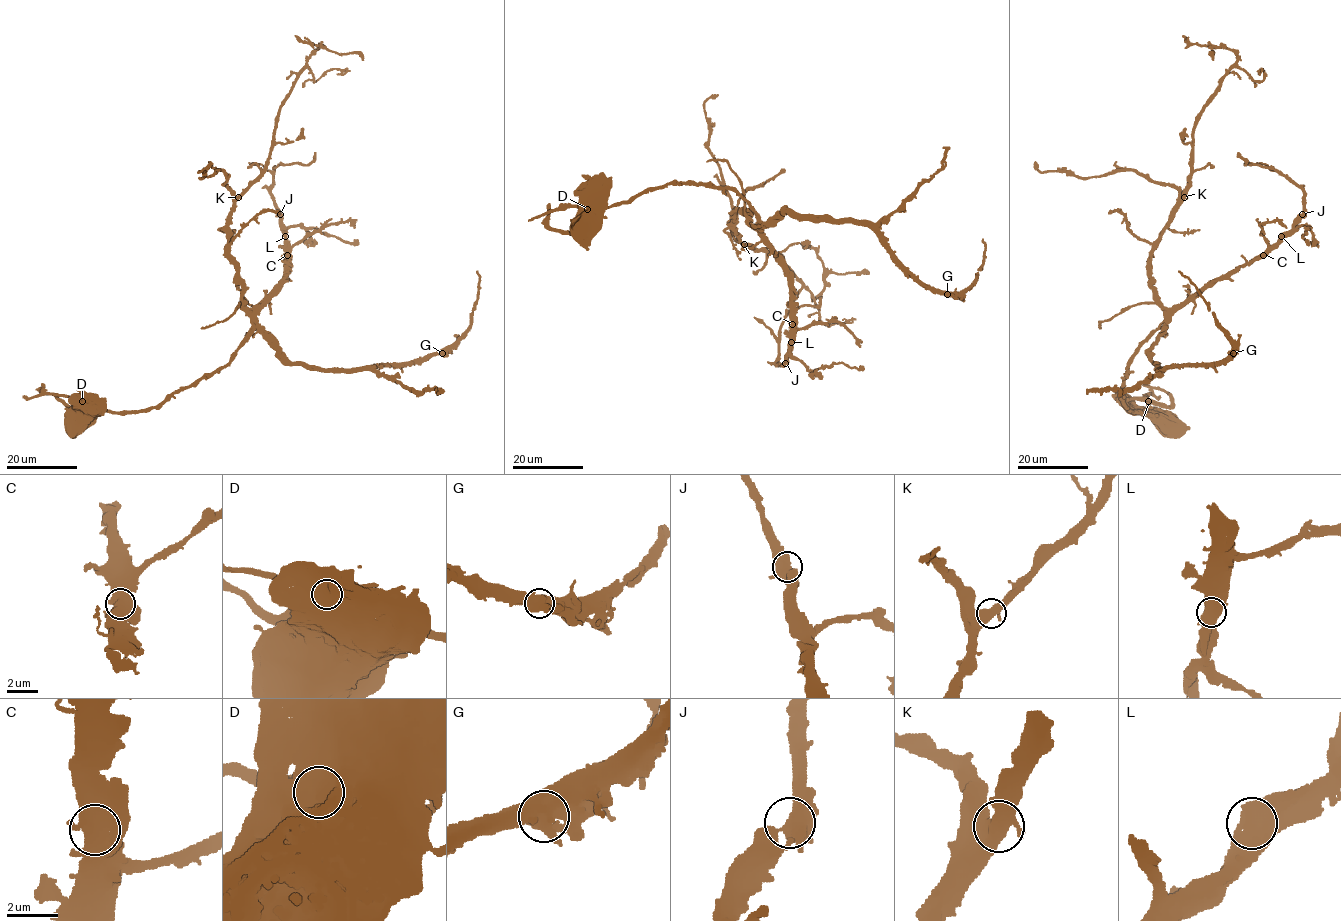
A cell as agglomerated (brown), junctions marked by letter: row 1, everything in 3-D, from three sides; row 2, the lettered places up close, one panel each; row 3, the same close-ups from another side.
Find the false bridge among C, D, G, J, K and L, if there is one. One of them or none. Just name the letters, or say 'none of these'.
D

